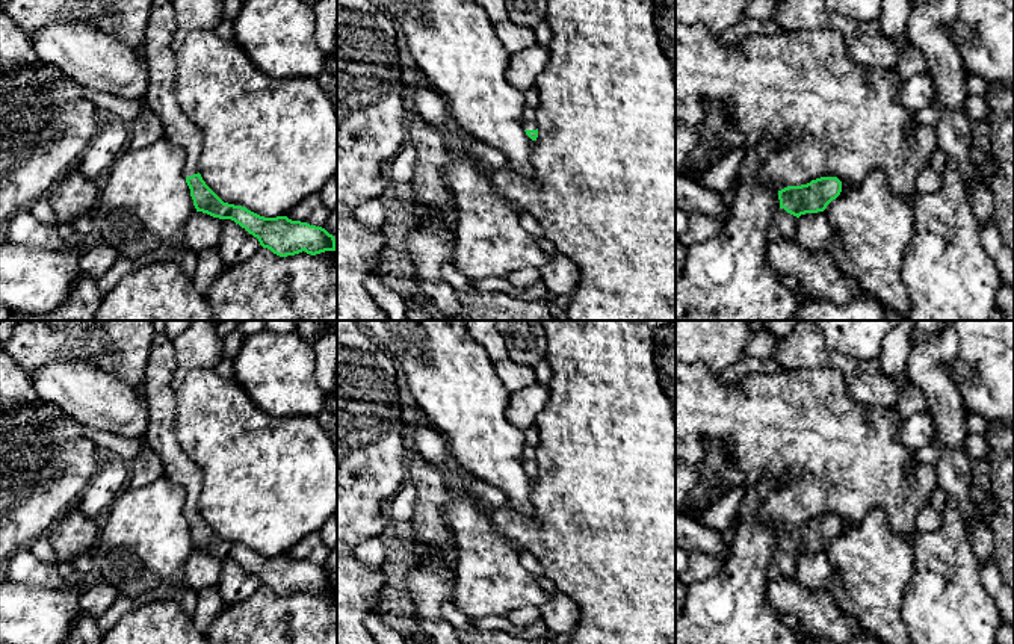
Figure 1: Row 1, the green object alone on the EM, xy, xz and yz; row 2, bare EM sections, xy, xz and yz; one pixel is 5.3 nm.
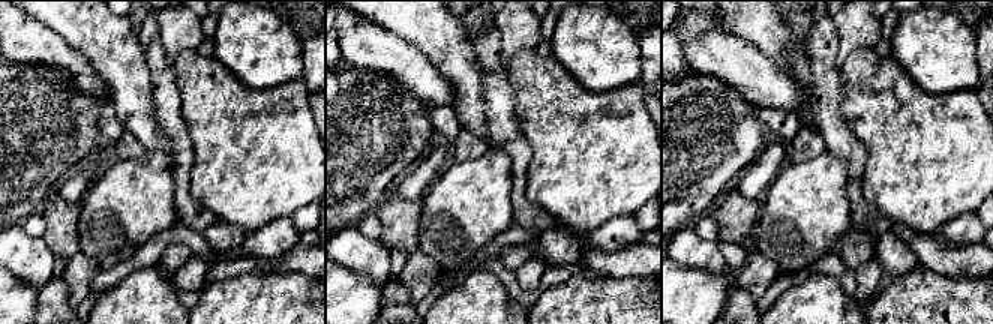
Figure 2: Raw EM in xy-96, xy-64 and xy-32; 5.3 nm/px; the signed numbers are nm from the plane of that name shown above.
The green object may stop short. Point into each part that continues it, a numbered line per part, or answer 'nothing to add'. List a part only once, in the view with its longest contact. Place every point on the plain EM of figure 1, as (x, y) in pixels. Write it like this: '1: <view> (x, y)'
1: xy (159, 392)

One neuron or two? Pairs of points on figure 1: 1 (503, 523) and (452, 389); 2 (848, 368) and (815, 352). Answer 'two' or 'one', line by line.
1: two
2: one

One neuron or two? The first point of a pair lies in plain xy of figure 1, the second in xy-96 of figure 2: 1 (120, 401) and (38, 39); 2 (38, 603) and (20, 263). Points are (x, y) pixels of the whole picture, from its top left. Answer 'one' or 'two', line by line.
1: one
2: two

